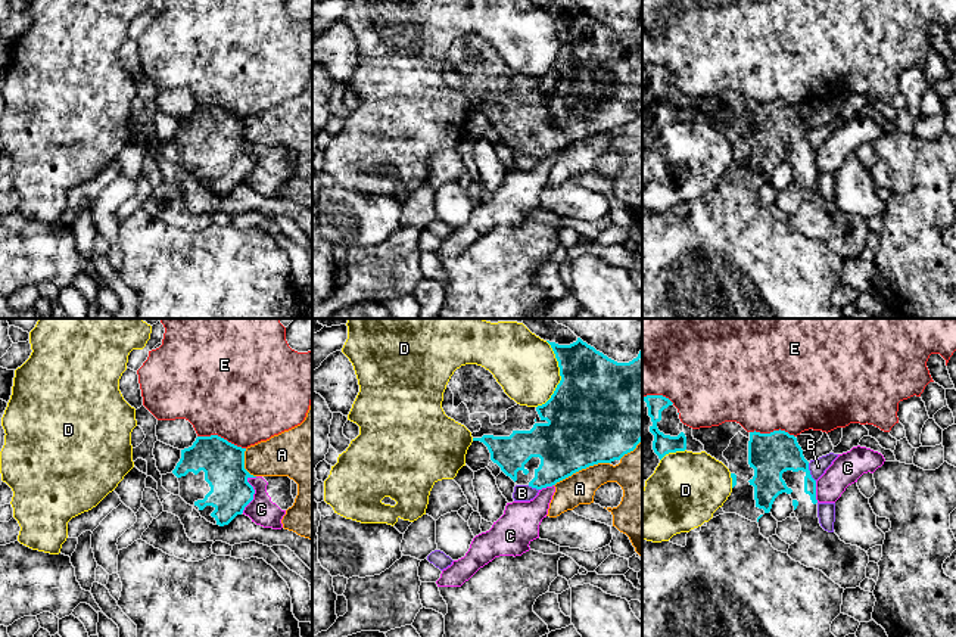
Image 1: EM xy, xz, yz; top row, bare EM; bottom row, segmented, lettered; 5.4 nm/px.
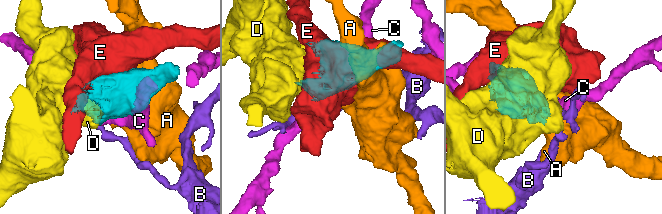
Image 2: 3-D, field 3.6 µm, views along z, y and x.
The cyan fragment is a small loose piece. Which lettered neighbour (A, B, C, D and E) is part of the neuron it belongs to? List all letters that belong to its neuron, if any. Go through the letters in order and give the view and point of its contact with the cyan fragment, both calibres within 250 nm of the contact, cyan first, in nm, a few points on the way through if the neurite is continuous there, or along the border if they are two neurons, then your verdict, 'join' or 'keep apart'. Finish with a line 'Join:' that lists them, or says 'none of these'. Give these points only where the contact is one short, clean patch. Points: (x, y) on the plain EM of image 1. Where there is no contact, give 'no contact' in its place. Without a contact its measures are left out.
A: meets cyan in xz at (581, 139); 440 nm thick on the cyan side, 170 nm on the other; keep apart
B: meets cyan in yz at (809, 142); 240 nm thick on the cyan side, 90 nm on the other; border along yz (807, 133), (809, 143), (815, 151); keep apart
C: meets cyan in xy at (254, 161); 220 nm thick on the cyan side, 150 nm on the other; keep apart
D: meets cyan in xz at (560, 44); 460 nm thick on the cyan side, 340 nm on the other; keep apart
E: meets cyan in xy at (220, 106); 220 nm thick on the cyan side, 500 nm on the other; keep apart
Join: none of these

